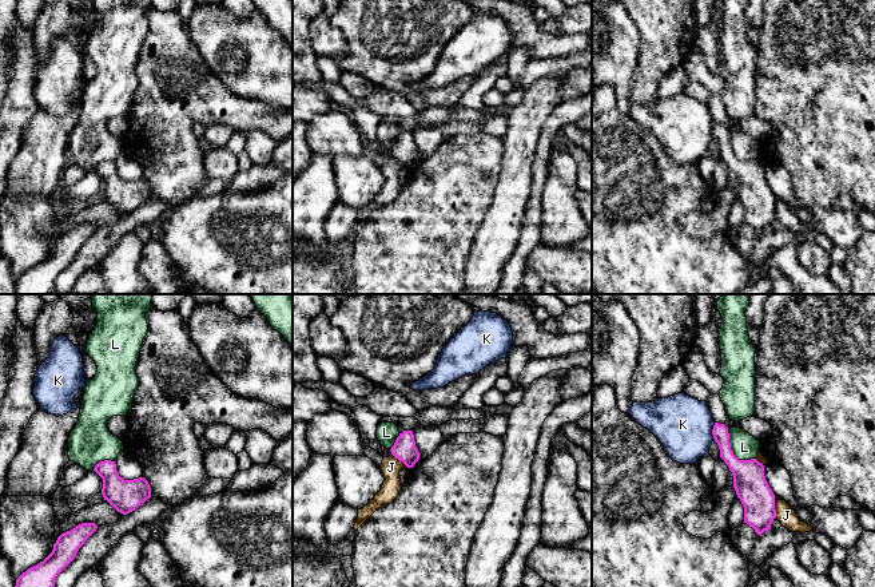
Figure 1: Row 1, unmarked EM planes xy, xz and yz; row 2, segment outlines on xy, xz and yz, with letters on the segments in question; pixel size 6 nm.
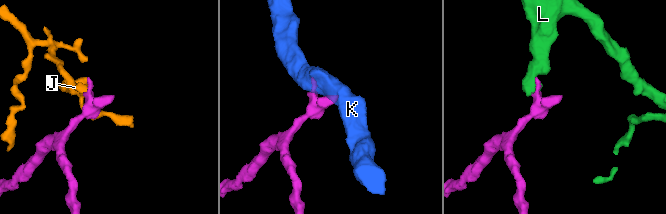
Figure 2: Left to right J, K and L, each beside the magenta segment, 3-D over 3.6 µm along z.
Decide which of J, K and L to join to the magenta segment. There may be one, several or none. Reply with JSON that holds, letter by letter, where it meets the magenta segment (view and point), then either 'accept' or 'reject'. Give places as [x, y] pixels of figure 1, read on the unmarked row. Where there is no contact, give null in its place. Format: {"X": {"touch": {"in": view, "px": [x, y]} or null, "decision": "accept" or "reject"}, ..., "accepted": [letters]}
{"J": {"touch": {"in": "yz", "px": [775, 210]}, "decision": "reject"}, "K": {"touch": {"in": "yz", "px": [712, 131]}, "decision": "reject"}, "L": {"touch": {"in": "yz", "px": [732, 153]}, "decision": "reject"}, "accepted": []}

